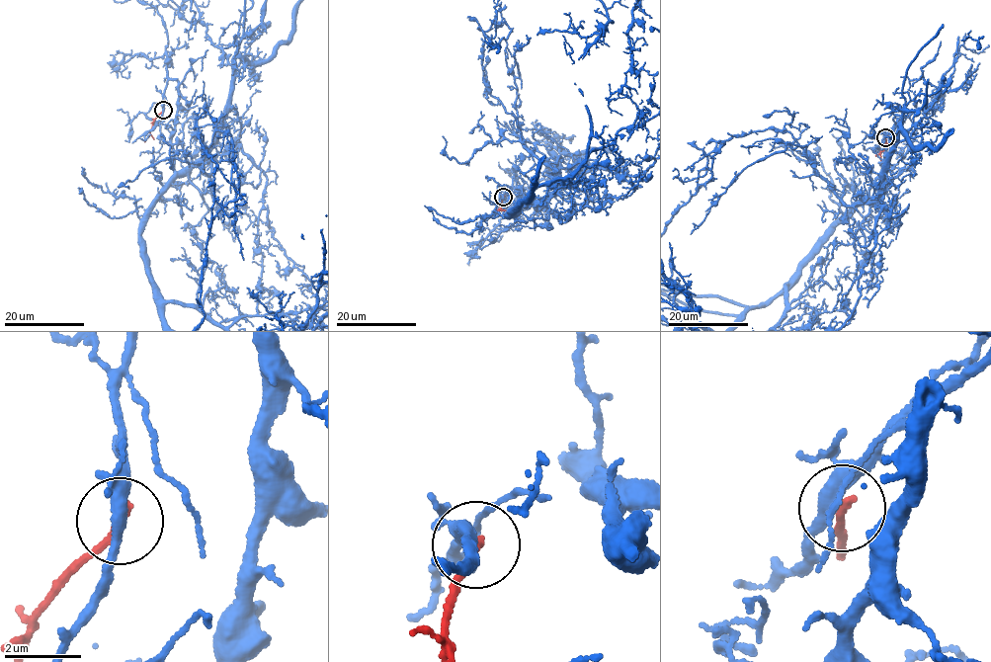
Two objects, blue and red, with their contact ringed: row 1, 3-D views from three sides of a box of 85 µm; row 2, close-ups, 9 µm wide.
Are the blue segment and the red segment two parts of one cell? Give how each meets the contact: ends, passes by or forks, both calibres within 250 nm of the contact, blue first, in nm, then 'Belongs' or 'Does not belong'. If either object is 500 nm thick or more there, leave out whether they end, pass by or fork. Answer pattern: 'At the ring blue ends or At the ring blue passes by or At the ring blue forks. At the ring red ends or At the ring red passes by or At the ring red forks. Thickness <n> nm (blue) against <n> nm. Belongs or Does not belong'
At the ring blue passes by. At the ring red ends. Thickness 360 nm (blue) against 200 nm. Does not belong

